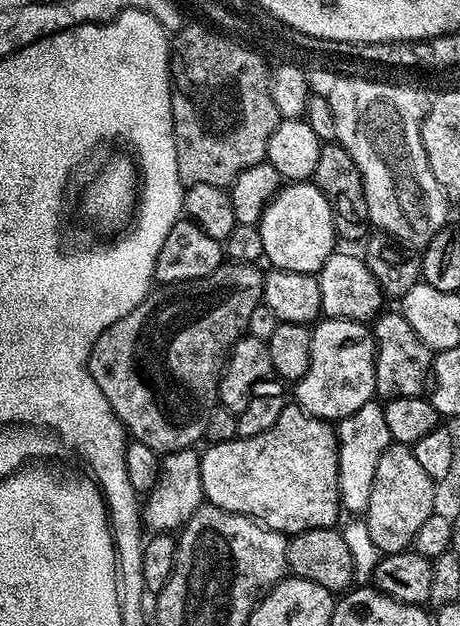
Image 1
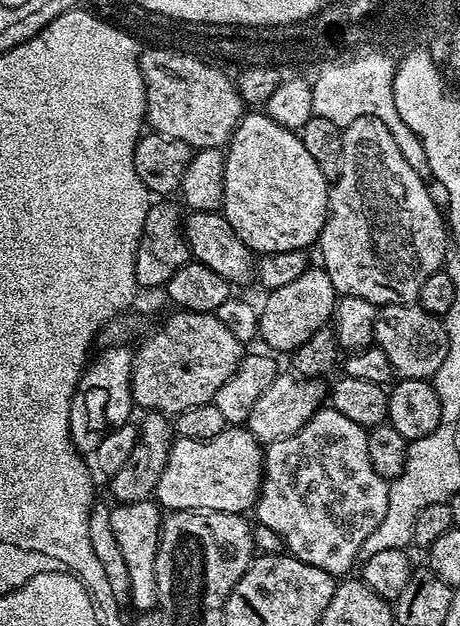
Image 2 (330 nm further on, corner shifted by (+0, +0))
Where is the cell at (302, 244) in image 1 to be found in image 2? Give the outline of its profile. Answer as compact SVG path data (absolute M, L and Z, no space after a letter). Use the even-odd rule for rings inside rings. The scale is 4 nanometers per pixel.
M252 110L241 116L240 124L226 145L226 194L222 214L230 226L234 226L234 234L238 234L238 238L242 238L242 242L246 242L253 253L311 249L311 244L313 247L319 241L328 217L329 191L329 180L322 170L318 170L318 162L310 158L297 133L278 126L278 122L260 110Z

